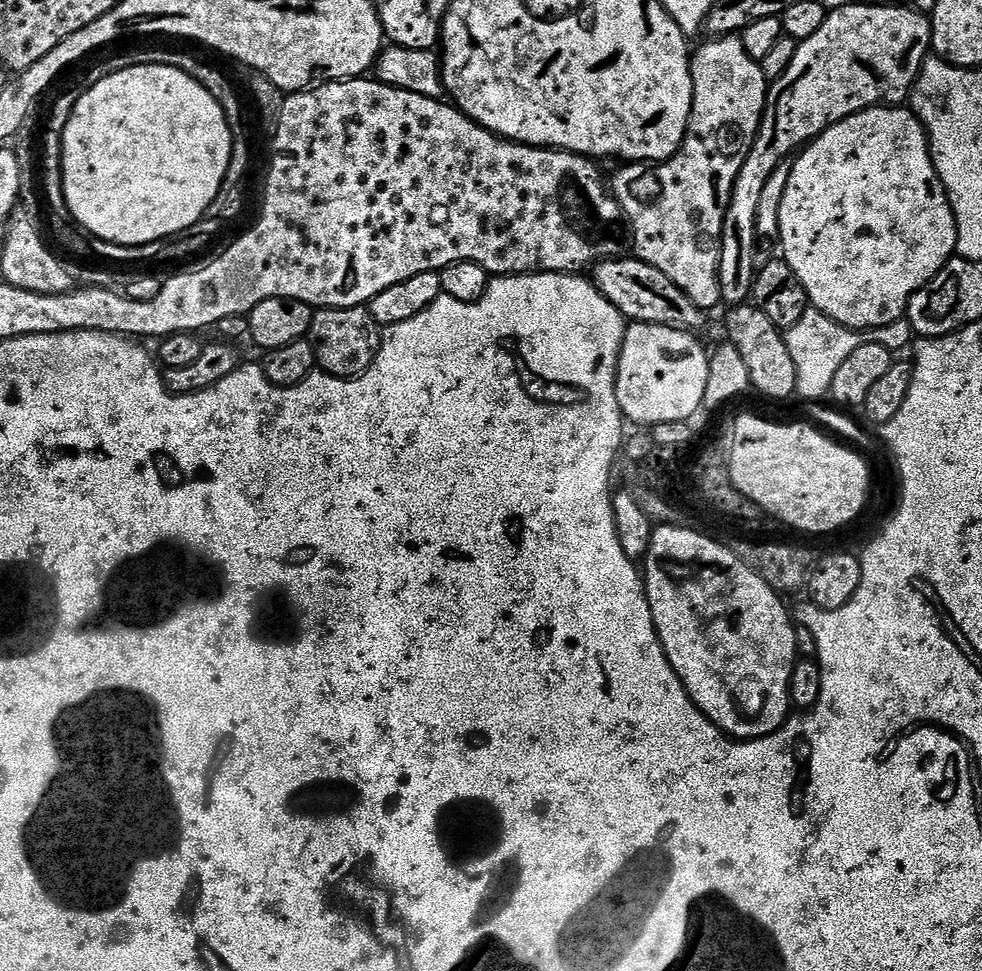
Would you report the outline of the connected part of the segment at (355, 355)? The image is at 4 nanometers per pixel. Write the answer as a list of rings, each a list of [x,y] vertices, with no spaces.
[[[367,307],[358,308],[322,308],[313,315],[312,325],[308,331],[307,339],[314,346],[316,363],[319,371],[328,372],[331,376],[342,376],[351,378],[360,376],[370,367],[380,349],[380,337],[382,335],[381,325],[368,312]]]

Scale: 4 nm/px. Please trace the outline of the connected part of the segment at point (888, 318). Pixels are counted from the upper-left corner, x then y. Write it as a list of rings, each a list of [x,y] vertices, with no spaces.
[[[904,106],[867,108],[865,112],[859,112],[842,122],[832,124],[822,135],[807,145],[792,160],[790,182],[786,182],[786,195],[782,198],[780,207],[778,248],[782,253],[782,259],[788,263],[790,270],[794,270],[798,282],[802,282],[808,295],[809,305],[834,321],[836,325],[841,324],[857,330],[871,330],[886,326],[895,320],[905,319],[912,295],[922,290],[922,286],[931,282],[934,274],[938,274],[938,270],[942,270],[942,266],[946,266],[946,262],[957,255],[954,210],[948,201],[948,191],[944,189],[934,170],[934,162],[928,149],[928,134],[916,113]]]

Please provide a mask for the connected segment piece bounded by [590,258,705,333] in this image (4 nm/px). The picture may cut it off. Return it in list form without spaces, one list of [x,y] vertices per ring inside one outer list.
[[[635,258],[624,259],[603,260],[591,269],[590,279],[625,321],[670,326],[691,333],[703,326],[705,313],[694,306],[694,302],[690,302],[690,298],[686,298],[686,294],[682,294],[666,274],[662,274],[662,270],[654,270],[654,266]]]

